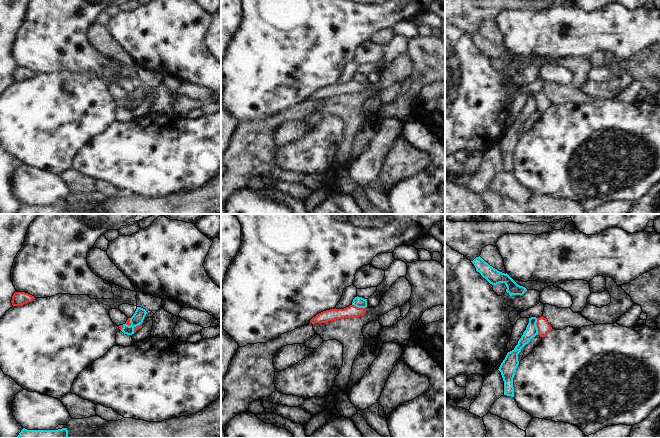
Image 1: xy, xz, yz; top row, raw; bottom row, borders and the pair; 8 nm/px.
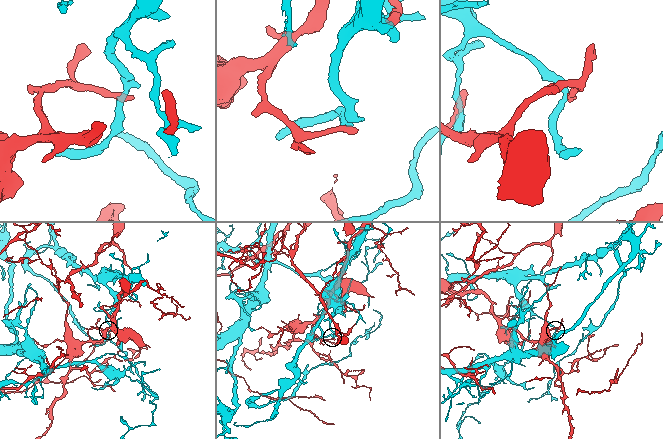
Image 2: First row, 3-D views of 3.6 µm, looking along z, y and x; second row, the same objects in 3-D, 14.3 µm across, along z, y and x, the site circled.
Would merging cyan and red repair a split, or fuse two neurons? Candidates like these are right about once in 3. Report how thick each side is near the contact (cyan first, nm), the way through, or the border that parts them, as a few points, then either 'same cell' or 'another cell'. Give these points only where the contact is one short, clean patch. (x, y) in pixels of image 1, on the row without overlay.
calibres 100 and 100 nm; another cell

